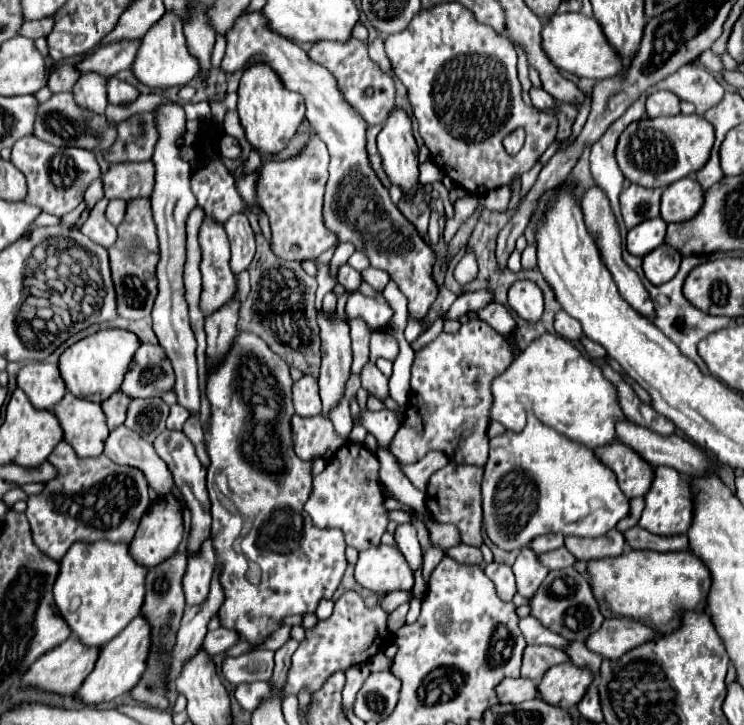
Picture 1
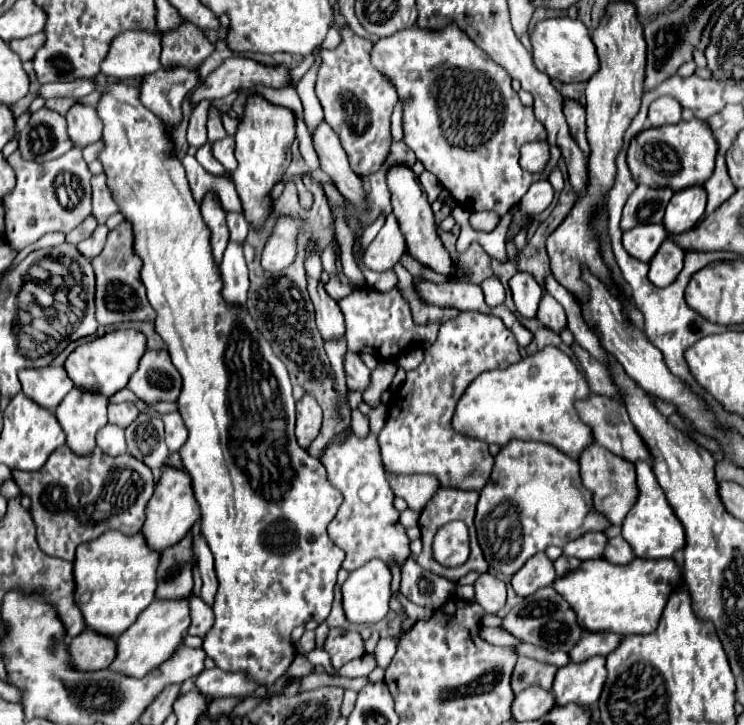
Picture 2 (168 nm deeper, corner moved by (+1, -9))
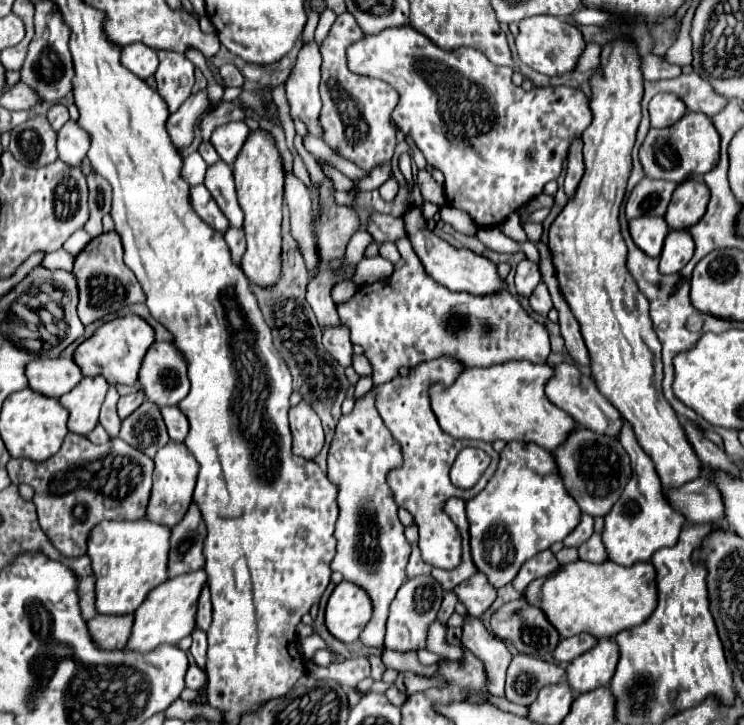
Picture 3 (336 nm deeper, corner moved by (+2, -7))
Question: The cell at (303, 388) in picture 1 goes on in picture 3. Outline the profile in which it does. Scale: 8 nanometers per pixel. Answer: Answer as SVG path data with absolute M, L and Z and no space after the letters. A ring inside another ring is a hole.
M299 403L289 411L293 431L293 453L303 459L315 459L323 447L321 419L307 403Z

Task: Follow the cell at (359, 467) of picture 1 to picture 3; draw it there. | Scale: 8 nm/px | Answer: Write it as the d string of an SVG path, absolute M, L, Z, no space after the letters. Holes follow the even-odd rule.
M369 393L355 403L355 409L349 415L339 419L329 457L327 477L331 483L337 485L337 505L339 517L335 527L337 537L337 553L331 561L331 571L343 573L345 581L357 583L371 595L373 615L367 627L361 631L359 641L369 649L383 651L383 635L385 635L385 621L389 615L389 605L395 599L397 589L405 583L405 567L409 561L411 545L407 543L397 517L399 505L391 495L391 487L387 485L387 475L391 469L401 467L401 447L393 439L391 431L385 427L383 419L375 411L375 397ZM365 529L365 553L361 551L361 539Z

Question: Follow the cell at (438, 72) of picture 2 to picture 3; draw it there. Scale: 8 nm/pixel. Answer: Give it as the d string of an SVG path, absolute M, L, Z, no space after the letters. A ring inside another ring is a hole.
M411 25L389 27L379 35L365 35L355 41L347 49L347 67L357 75L389 83L401 95L393 119L405 135L413 137L427 163L445 175L445 203L463 209L477 229L497 227L521 205L535 199L547 181L555 181L561 175L571 143L581 139L593 121L589 99L583 91L563 85L523 91L523 87L513 85L511 67L493 65L477 49L461 47L455 51L457 59L429 59L427 45L429 39Z

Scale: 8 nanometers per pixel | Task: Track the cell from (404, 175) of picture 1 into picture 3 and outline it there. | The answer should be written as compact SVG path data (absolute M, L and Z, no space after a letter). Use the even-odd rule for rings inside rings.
M409 209L407 211L405 227L407 227L407 233L411 237L411 243L413 243L413 249L415 249L417 257L425 265L425 271L437 283L445 285L451 291L467 291L471 295L489 295L489 293L495 293L495 291L507 291L507 283L497 275L497 265L495 263L491 263L489 259L483 259L481 255L477 255L477 253L473 253L465 247L455 249L447 241L433 235L427 229L425 217L419 209Z

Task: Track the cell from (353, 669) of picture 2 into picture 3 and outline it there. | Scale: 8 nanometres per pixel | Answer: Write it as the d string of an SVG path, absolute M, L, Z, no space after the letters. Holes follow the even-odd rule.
M385 649L383 653L383 663L385 667L391 667L391 669L397 669L397 671L415 671L417 675L433 675L437 671L437 659L431 663L431 667L425 667L421 665L421 661L417 659L417 653L399 653L399 651L391 651L391 649Z

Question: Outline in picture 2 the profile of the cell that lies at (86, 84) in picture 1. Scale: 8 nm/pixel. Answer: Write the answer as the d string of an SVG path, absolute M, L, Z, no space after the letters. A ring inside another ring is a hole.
M74 103L66 115L68 135L76 143L76 147L86 147L100 139L100 117L96 117L96 109L90 105Z

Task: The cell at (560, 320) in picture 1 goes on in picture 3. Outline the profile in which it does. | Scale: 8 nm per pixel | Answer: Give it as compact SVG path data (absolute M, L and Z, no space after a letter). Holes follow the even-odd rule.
M539 283L539 285L535 287L535 291L531 293L529 301L531 301L533 311L537 311L537 313L541 313L541 315L547 315L547 311L553 307L553 303L551 303L551 295L549 295L545 283Z

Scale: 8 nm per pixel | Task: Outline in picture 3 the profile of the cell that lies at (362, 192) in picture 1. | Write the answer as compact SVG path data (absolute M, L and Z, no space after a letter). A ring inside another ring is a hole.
M199 91L197 95L191 95L177 113L169 115L167 119L167 133L171 135L171 143L175 143L175 149L181 153L185 147L193 141L193 131L197 119L209 111L209 99L207 91Z

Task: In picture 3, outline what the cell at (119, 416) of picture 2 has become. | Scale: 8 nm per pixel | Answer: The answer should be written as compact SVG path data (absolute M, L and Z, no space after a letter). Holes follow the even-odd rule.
M137 389L135 393L129 393L129 395L125 395L125 397L121 397L119 399L119 403L117 403L117 409L119 409L119 417L121 419L125 419L127 415L131 415L141 403L145 401L145 393L143 393L143 389Z

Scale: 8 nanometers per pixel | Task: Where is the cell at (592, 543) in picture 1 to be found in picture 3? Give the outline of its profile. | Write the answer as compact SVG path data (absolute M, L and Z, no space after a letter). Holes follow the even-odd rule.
M583 513L579 525L563 539L563 543L565 543L567 547L579 547L583 541L587 541L587 539L591 537L591 533L593 533L593 517Z

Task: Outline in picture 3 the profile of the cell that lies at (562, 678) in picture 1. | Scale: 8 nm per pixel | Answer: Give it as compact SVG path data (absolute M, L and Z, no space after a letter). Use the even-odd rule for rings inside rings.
M601 639L597 645L579 655L567 667L567 679L575 693L587 693L597 687L605 687L615 673L615 663L619 661L619 647L613 639Z

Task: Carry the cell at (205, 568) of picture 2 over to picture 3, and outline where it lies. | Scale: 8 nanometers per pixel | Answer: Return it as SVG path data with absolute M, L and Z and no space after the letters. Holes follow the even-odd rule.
M205 587L199 597L199 607L197 607L197 615L195 615L195 629L207 631L209 623L211 623L211 595L209 595L209 589Z

